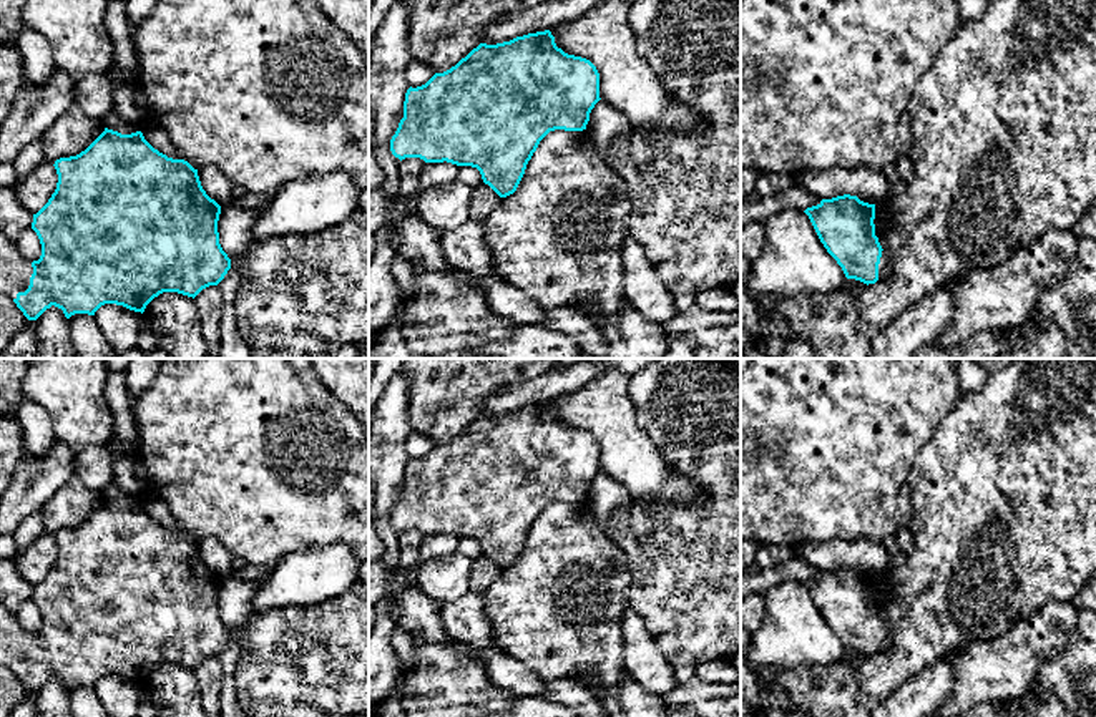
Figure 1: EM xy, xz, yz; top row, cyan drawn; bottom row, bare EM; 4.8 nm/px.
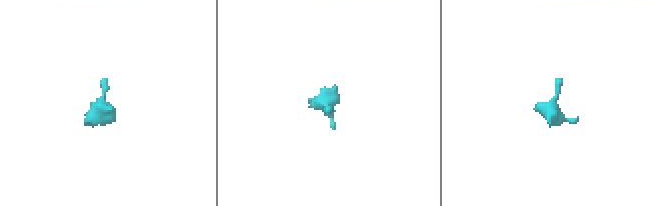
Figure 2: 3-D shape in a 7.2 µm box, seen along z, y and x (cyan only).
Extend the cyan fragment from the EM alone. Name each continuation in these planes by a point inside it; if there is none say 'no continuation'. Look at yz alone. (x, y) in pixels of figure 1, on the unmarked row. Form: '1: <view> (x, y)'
1: yz (884, 639)

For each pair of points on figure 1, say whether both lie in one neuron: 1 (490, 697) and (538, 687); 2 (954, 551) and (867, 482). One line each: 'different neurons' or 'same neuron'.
1: different neurons
2: different neurons

